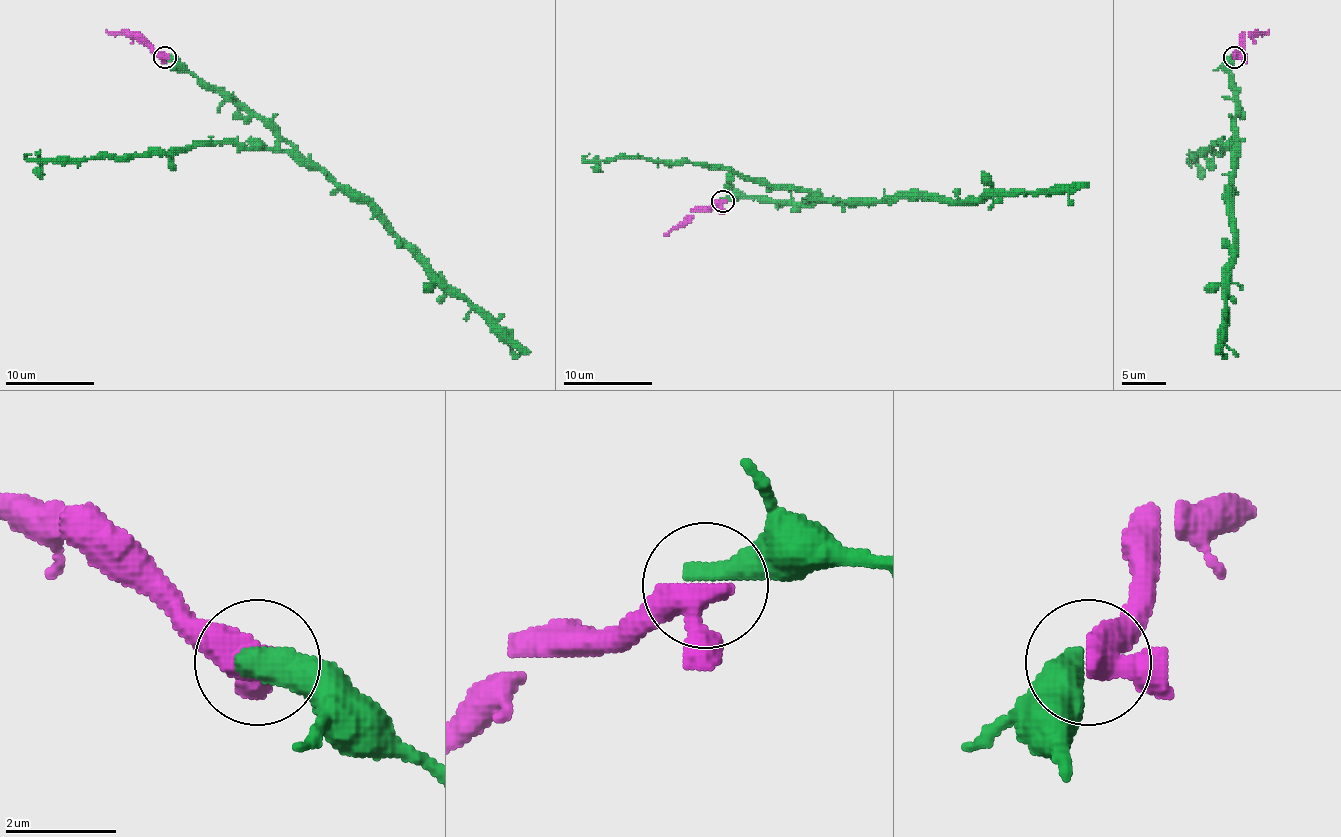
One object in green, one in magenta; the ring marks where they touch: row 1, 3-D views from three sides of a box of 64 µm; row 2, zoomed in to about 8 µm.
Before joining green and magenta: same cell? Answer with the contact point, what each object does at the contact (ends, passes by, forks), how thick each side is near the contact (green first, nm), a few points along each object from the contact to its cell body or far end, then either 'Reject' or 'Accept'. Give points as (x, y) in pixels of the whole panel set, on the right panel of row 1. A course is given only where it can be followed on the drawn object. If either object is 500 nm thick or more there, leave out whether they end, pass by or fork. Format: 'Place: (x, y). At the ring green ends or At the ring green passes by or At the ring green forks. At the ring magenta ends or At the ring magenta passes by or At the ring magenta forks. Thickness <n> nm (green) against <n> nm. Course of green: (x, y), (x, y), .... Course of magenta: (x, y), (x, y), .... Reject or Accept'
Place: (1234, 57). Thickness 550 nm (green) against 440 nm. Course of green: (1233, 56), (1231, 83), (1235, 96), (1237, 154), (1231, 183), (1233, 265), (1226, 274), (1224, 336), (1215, 352). Course of magenta: (1233, 56), (1244, 32), (1269, 30). Accept

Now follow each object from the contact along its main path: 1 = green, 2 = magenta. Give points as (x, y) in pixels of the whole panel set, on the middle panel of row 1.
1: (722, 200), (764, 198), (859, 204), (895, 198), (986, 200), (995, 193), (1068, 191), (1088, 182)
2: (722, 200), (693, 211), (693, 216), (664, 236)

